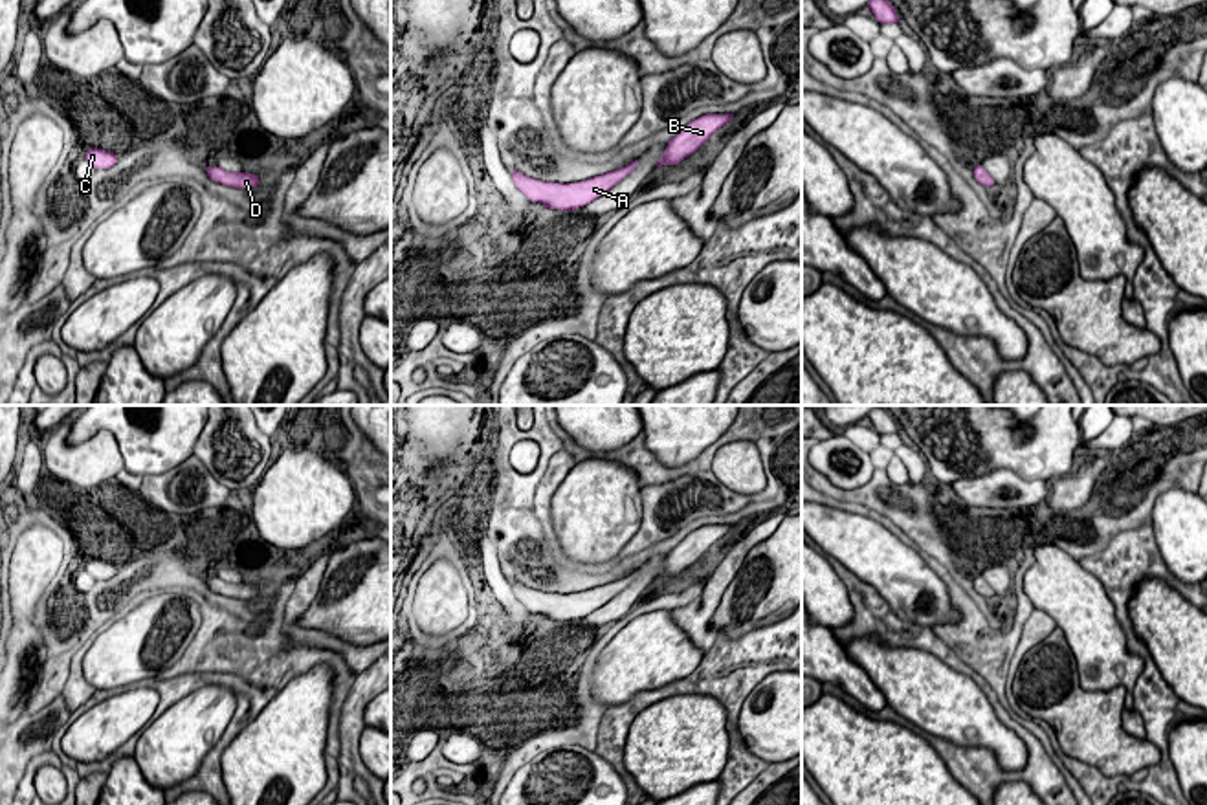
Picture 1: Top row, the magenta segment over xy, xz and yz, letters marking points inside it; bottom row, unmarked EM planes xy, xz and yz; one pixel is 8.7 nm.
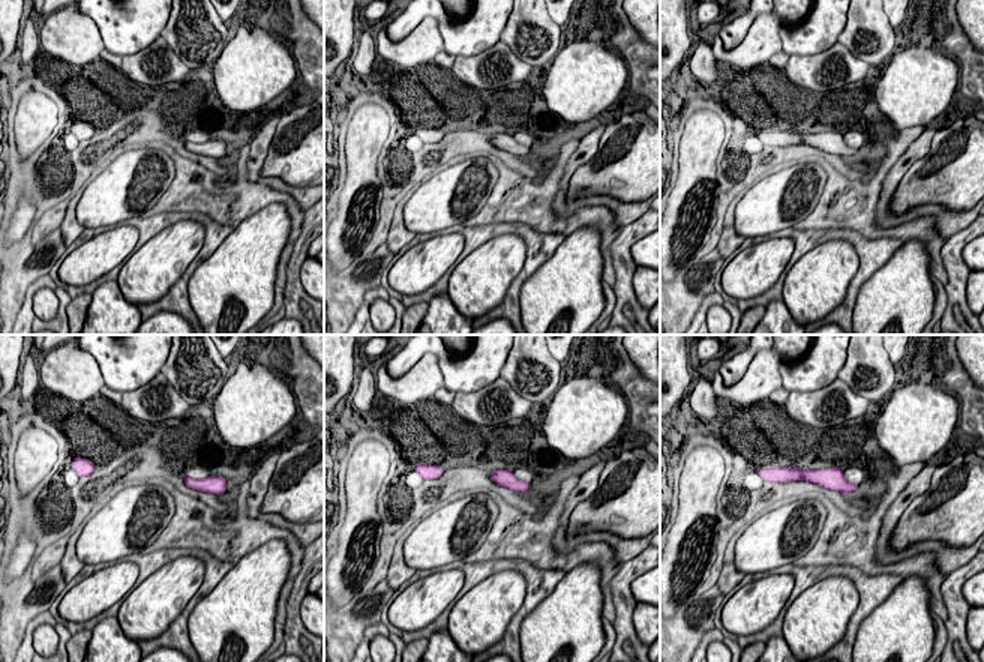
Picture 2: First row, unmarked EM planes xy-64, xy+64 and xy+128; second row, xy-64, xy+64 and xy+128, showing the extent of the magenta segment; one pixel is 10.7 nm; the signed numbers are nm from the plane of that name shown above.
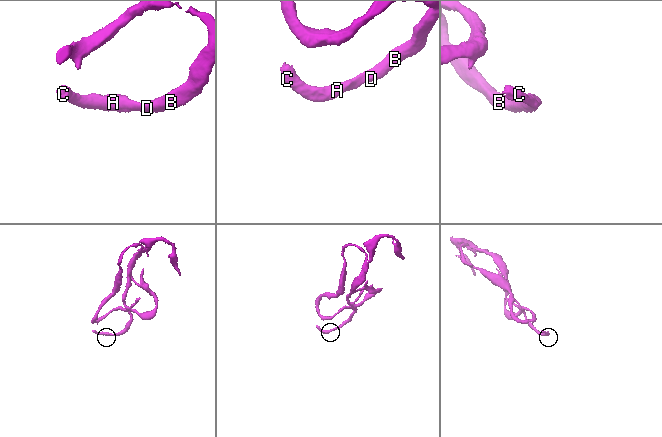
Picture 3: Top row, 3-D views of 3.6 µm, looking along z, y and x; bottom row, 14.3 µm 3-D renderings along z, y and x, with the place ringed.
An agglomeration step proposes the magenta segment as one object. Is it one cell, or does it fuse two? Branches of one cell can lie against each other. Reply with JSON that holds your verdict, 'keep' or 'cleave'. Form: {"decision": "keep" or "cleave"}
{"decision": "keep"}

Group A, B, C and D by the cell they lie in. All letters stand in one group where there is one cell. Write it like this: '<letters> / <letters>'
A B C D

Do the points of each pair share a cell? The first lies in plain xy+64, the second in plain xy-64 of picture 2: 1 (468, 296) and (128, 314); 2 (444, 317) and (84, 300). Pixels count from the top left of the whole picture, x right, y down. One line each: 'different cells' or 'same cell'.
1: different cells
2: different cells

